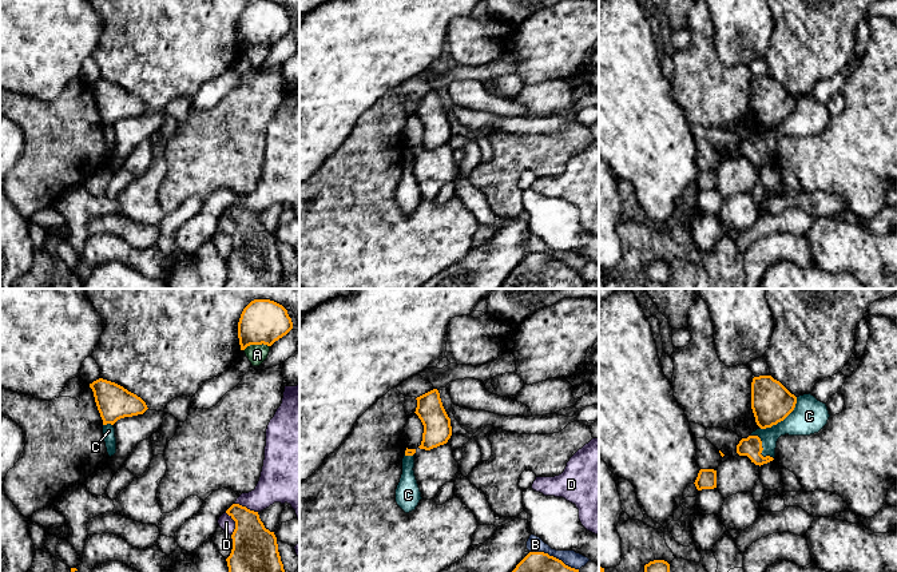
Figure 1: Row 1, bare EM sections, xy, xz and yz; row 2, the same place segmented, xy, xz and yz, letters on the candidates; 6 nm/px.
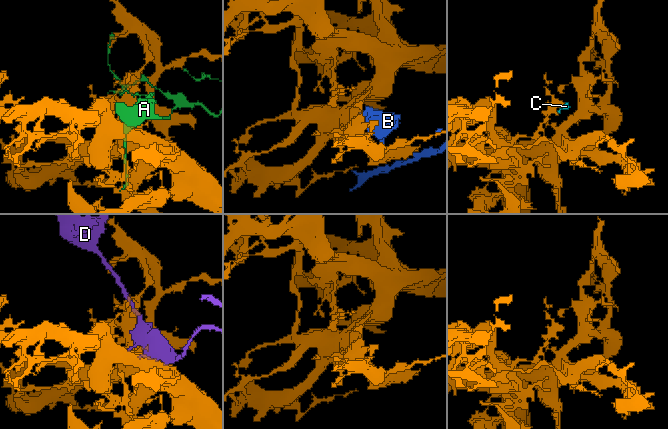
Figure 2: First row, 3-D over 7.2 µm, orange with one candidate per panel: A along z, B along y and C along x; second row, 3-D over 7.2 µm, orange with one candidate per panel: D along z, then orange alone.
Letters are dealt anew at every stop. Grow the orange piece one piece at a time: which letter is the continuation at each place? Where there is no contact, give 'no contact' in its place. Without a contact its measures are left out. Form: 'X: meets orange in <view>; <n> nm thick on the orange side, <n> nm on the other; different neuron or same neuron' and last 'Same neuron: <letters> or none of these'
A: meets orange in xy; 280 nm thick on the orange side, 110 nm on the other; different neuron
B: meets orange in xz; 400 nm thick on the orange side, 100 nm on the other; different neuron
C: meets orange in yz; 240 nm thick on the orange side, 200 nm on the other; same neuron
D: meets orange in xy; 300 nm thick on the orange side, 90 nm on the other; different neuron
Same neuron: C

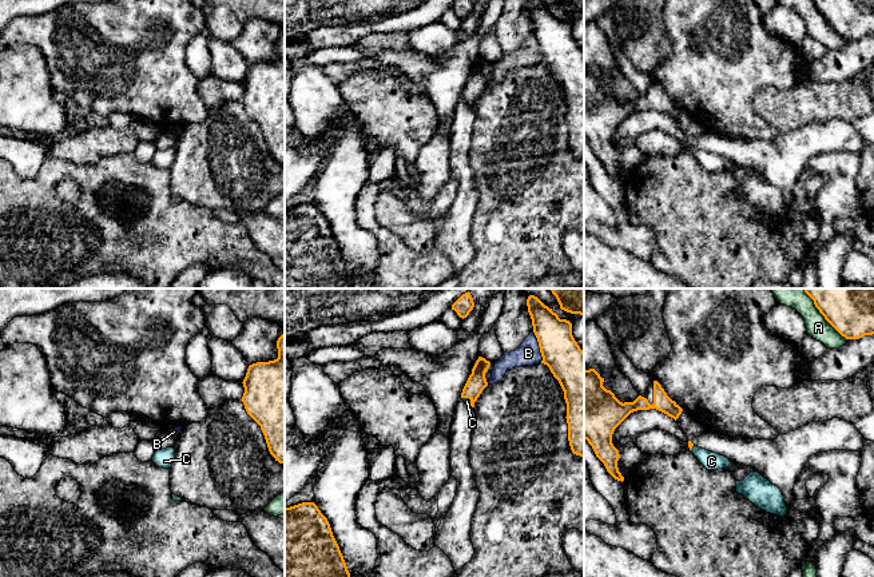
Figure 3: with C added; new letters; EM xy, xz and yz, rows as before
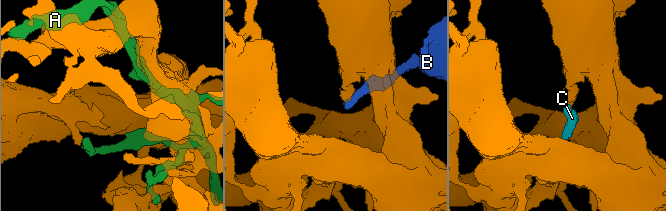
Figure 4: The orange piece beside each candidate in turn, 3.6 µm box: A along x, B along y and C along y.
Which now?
A: meets orange in yz; 240 nm thick on the orange side, 140 nm on the other; different neuron
B: meets orange in xz; 240 nm thick on the orange side, 140 nm on the other; different neuron
C: meets orange in xz; 120 nm thick on the orange side, 40 nm on the other; same neuron
Same neuron: C

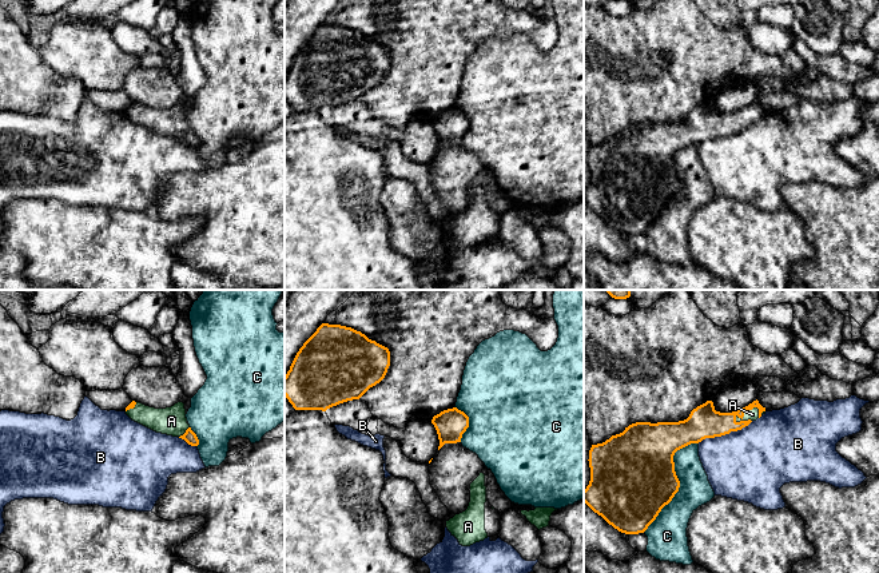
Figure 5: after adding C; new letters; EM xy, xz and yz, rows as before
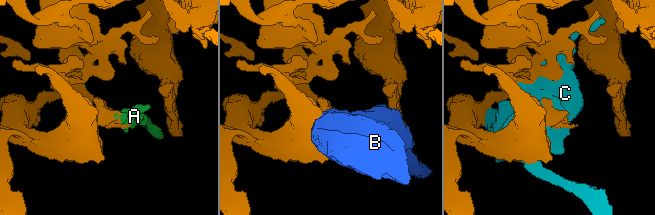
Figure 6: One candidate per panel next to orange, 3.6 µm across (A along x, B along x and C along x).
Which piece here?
A: meets orange in yz; 170 nm thick on the orange side, 70 nm on the other; same neuron
B: meets orange in yz; 190 nm thick on the orange side, 440 nm on the other; different neuron
C: meets orange in yz; 460 nm thick on the orange side, 190 nm on the other; different neuron
Same neuron: A

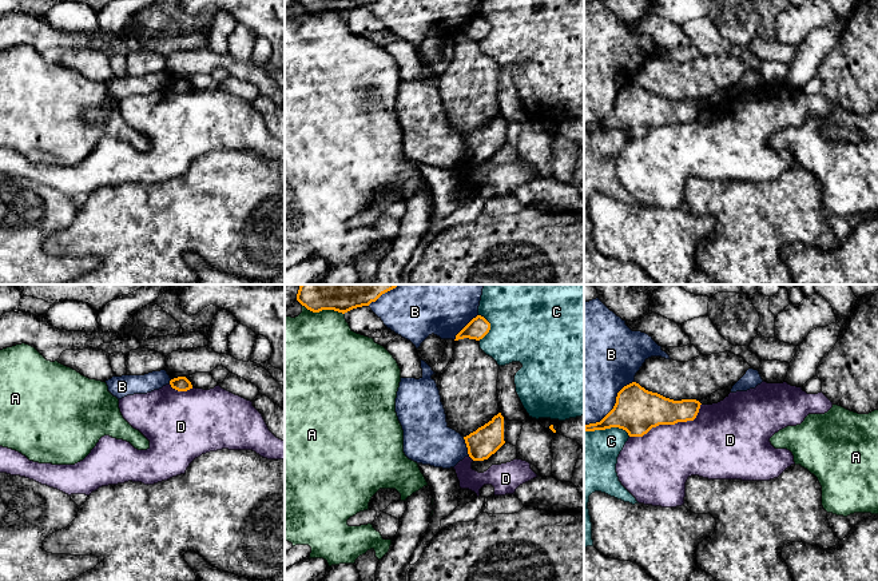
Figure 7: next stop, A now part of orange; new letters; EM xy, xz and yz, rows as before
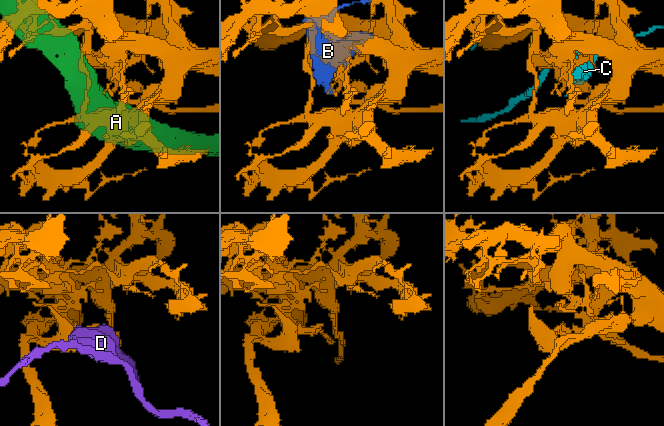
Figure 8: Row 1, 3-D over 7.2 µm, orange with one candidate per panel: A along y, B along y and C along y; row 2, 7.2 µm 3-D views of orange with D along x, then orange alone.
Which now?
A: meets orange in xz; 80 nm thick on the orange side, 460 nm on the other; different neuron
B: meets orange in yz; 280 nm thick on the orange side, 440 nm on the other; different neuron
C: meets orange in yz; 280 nm thick on the orange side, 380 nm on the other; different neuron
D: meets orange in yz; 280 nm thick on the orange side, 380 nm on the other; different neuron
Same neuron: none of these

